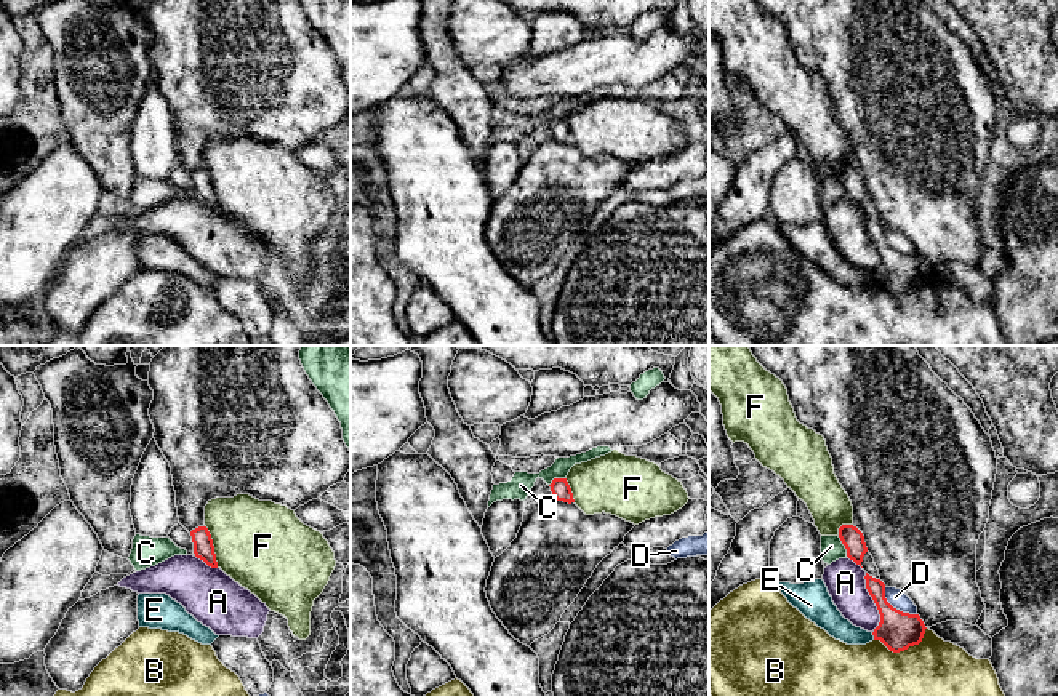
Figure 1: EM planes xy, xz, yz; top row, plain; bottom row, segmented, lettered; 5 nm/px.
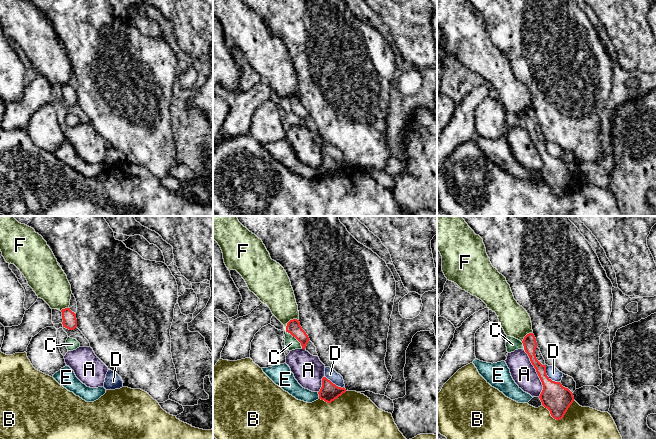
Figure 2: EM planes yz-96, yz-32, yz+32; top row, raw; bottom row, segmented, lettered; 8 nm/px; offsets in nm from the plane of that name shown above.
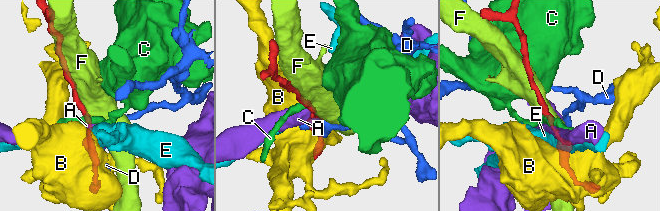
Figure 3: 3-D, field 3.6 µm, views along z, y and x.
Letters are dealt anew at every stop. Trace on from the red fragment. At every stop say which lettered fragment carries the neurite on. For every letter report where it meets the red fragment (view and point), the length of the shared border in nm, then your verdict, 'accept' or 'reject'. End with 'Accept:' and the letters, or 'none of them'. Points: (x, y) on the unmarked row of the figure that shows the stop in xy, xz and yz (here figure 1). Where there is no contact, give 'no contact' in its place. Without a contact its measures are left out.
A: yz (874, 244) | 300 nm | reject
B: yz (903, 292) | 280 nm | reject
C: yz (844, 186) | 120 nm | reject
D: yz (895, 250) | 220 nm | reject
E: yz (873, 276) | 40 nm | reject
F: xy (213, 188) | 220 nm | reject
Accept: none of them

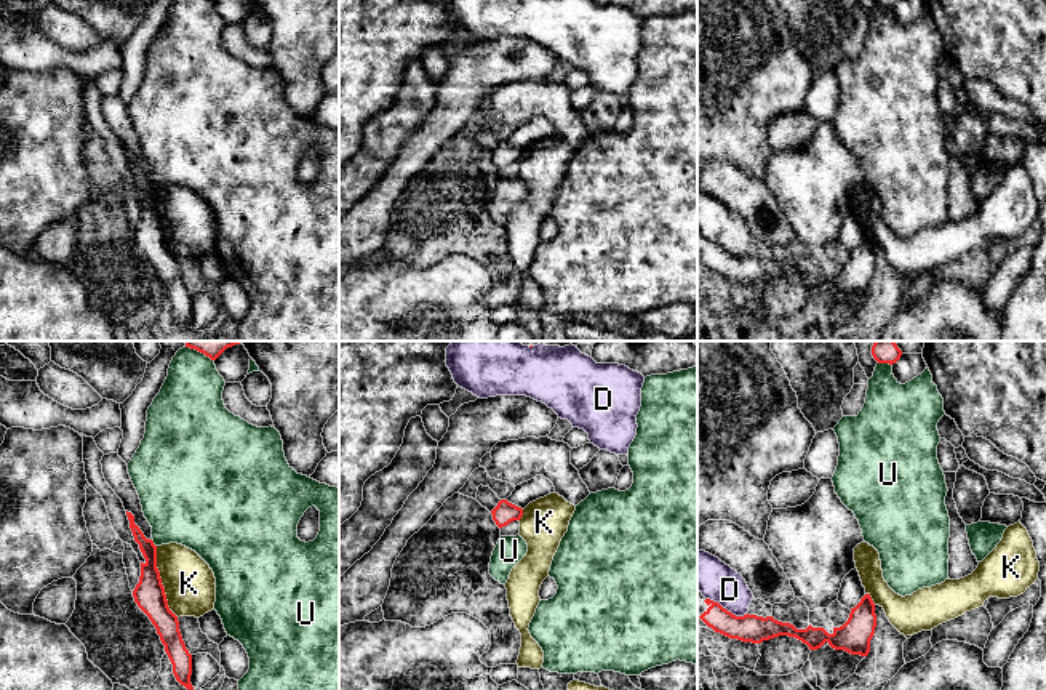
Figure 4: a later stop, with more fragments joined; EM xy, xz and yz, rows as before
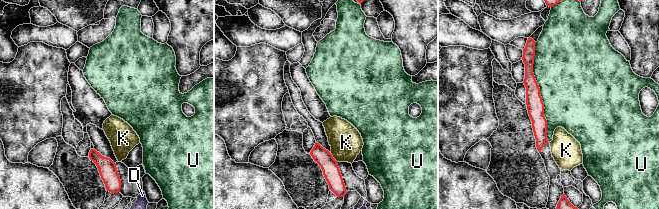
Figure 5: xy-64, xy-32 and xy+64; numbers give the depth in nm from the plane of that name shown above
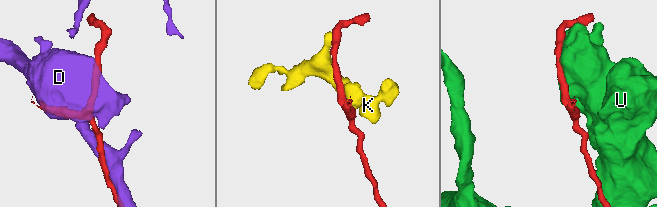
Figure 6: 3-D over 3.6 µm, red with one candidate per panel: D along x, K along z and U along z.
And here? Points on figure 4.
D: yz (725, 250) | 240 nm | reject
K: xy (160, 223) | 380 nm | reject
U: xy (154, 186) | 40 nm | reject
Accept: none of them

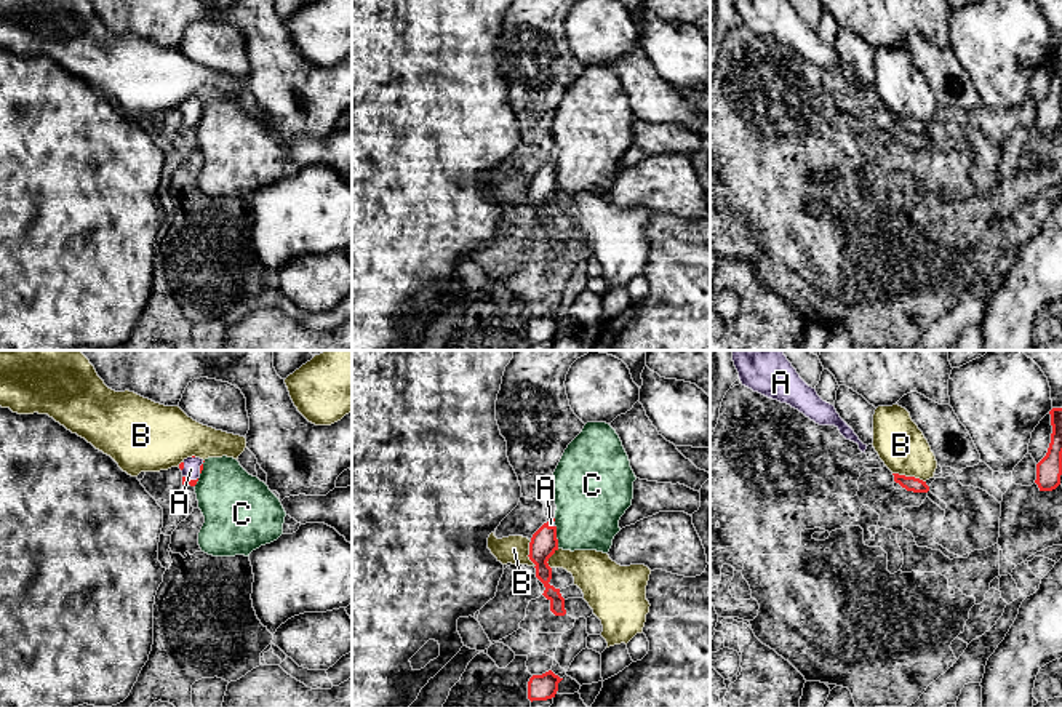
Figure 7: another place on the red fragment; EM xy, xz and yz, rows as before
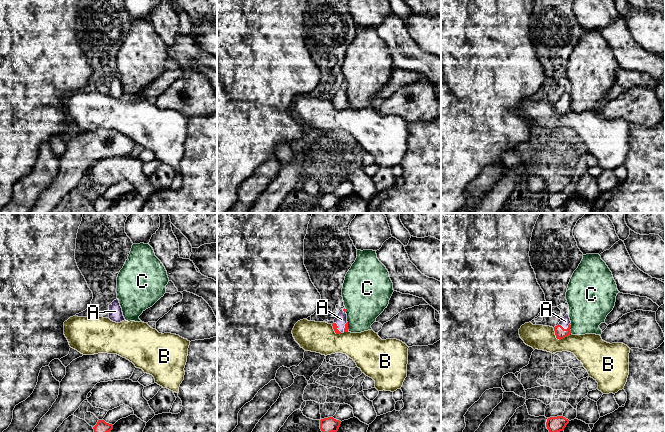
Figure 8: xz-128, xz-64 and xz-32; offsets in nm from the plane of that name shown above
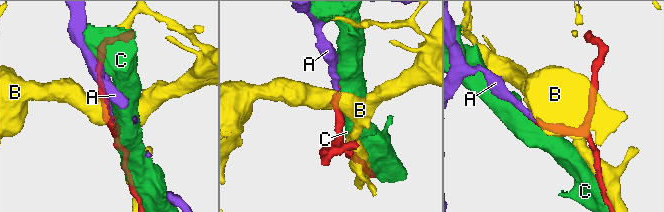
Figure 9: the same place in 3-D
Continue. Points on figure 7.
A: xy (189, 120) | 80 nm | accept
B: yz (909, 119) | 180 nm | reject
C: xz (555, 178) | 120 nm | reject
Accept: A

